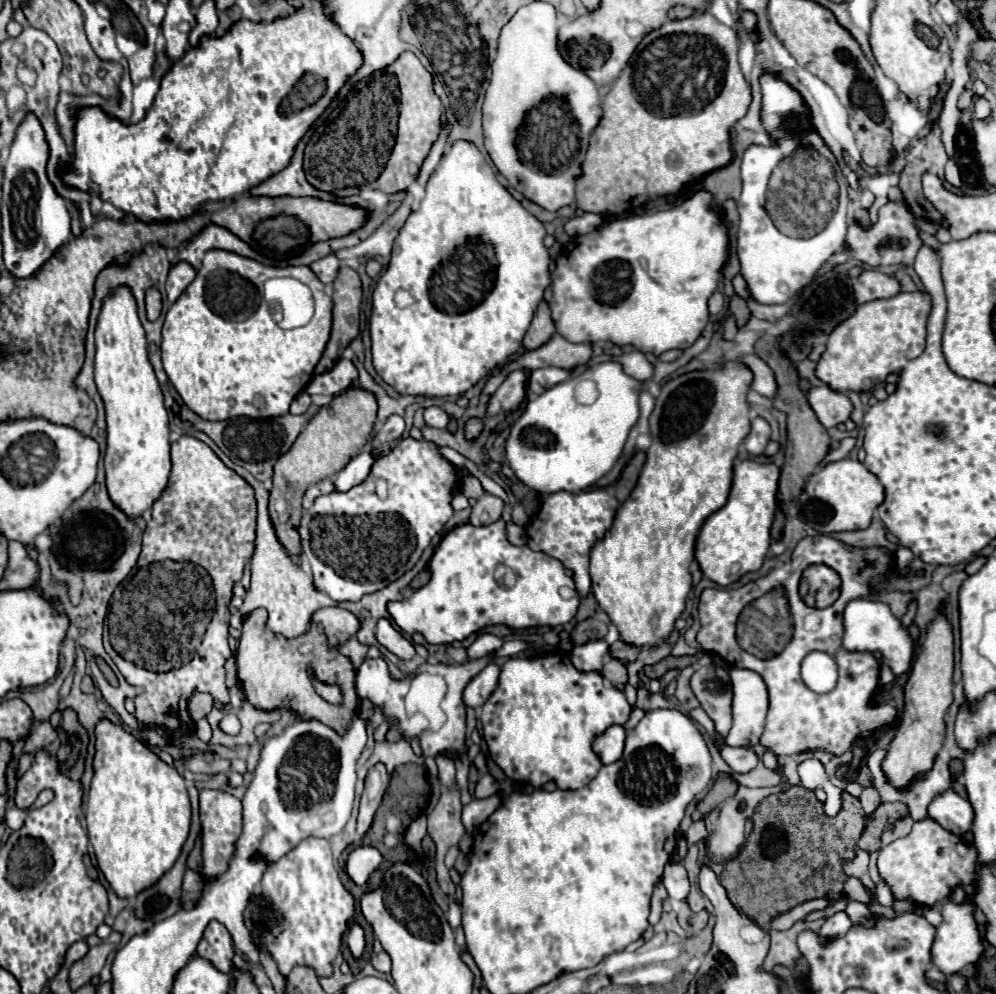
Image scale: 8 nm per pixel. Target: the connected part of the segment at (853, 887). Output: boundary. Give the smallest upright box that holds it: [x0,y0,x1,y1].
[850,877,870,903]

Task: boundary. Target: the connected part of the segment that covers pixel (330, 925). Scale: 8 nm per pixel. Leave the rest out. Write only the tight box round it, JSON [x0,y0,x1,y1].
[256,837,354,977]

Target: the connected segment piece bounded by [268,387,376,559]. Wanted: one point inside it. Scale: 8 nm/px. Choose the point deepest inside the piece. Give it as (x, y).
(338, 431)

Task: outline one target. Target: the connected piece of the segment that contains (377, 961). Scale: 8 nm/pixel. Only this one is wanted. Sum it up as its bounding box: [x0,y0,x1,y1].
[372,951,392,973]

